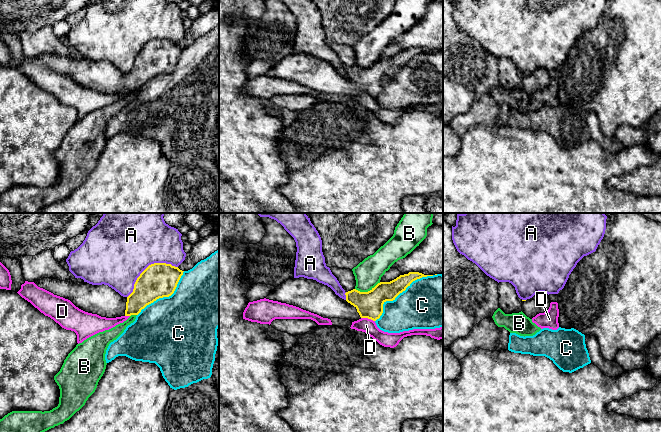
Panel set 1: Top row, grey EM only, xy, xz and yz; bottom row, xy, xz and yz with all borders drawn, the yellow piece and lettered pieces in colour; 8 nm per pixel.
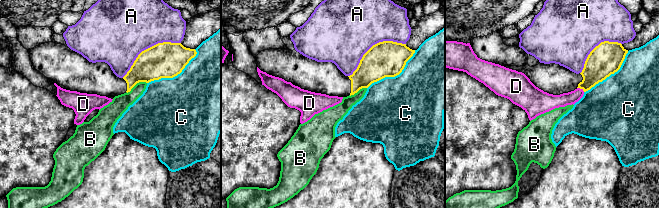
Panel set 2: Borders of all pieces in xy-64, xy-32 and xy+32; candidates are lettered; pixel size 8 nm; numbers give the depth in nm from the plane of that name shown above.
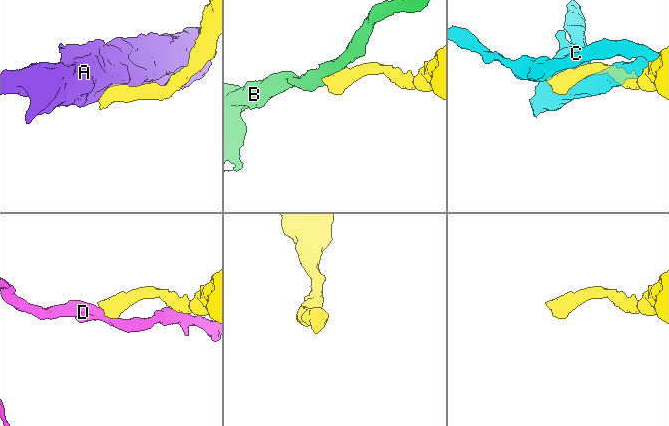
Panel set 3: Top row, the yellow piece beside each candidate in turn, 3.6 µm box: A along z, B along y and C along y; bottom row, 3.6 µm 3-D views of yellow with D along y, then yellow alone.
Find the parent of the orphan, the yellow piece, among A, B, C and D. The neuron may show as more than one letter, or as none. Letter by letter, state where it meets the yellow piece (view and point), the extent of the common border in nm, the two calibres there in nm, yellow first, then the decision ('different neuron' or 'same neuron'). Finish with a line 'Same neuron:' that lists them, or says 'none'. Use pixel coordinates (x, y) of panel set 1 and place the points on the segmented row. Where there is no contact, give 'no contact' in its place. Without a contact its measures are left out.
A: contact xy (147, 267); length 480 nm; calibres 280 and 500 nm; different neuron
B: contact xz (368, 291); length 220 nm; calibres 220 and 220 nm; different neuron
C: contact xz (399, 293); length 600 nm; calibres 200 and 420 nm; different neuron
D: contact xz (368, 318); length 120 nm; calibres 220 and 120 nm; different neuron
Same neuron: none

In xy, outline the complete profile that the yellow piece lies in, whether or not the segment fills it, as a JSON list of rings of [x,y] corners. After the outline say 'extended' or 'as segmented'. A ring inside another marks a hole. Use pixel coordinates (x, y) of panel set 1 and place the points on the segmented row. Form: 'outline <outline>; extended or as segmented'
outline [[[151,264],[137,278],[133,292],[128,297],[121,296],[108,285],[79,283],[77,278],[66,281],[43,278],[34,283],[54,295],[70,300],[85,312],[116,318],[138,315],[157,299],[171,296],[183,272],[171,264]]]; extended

